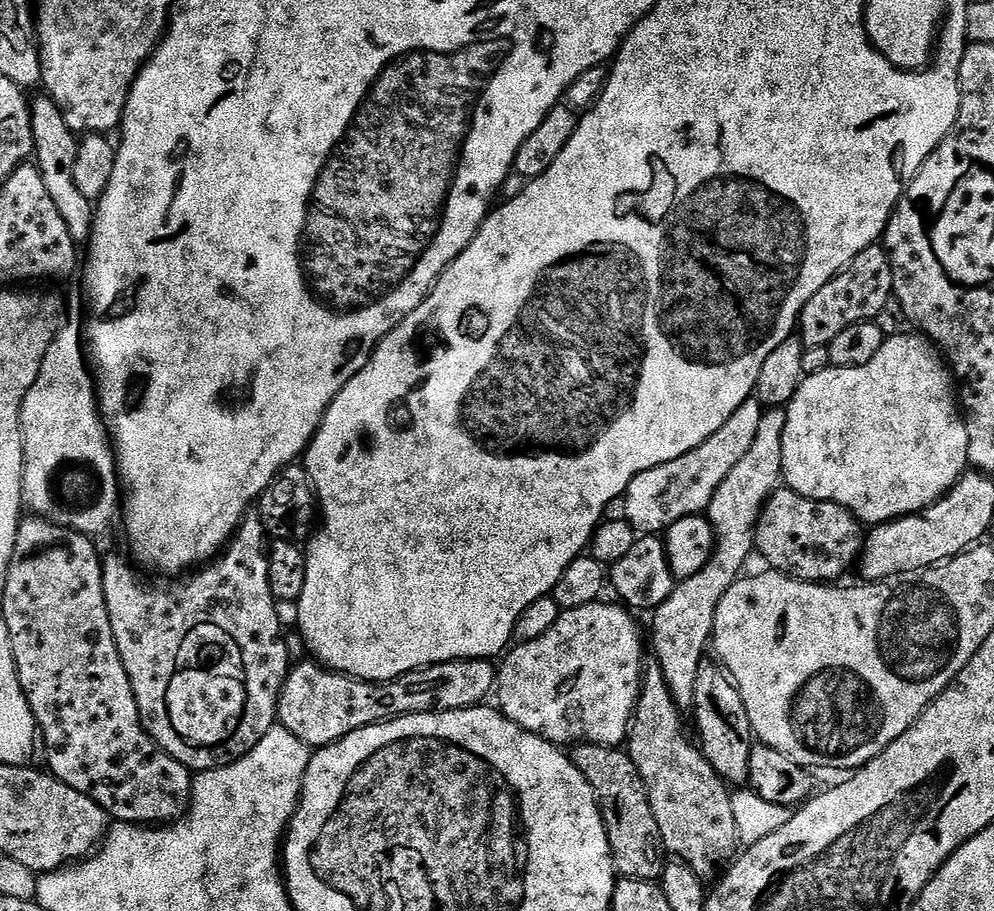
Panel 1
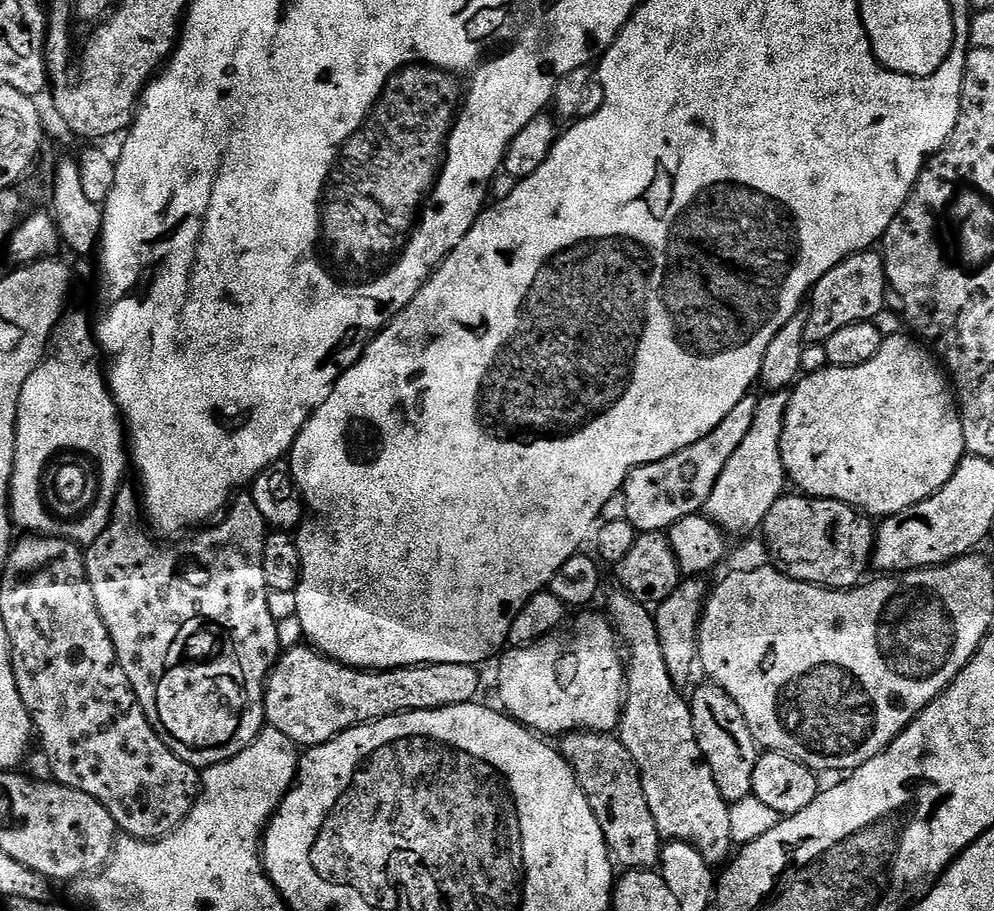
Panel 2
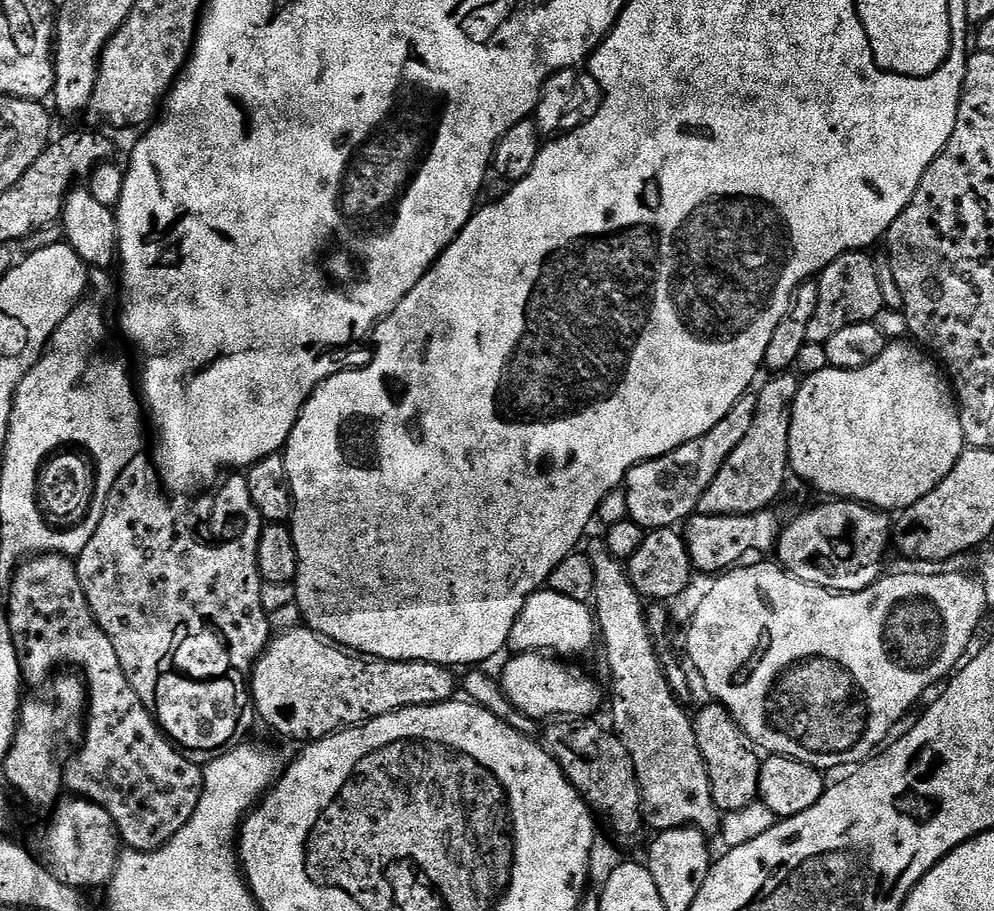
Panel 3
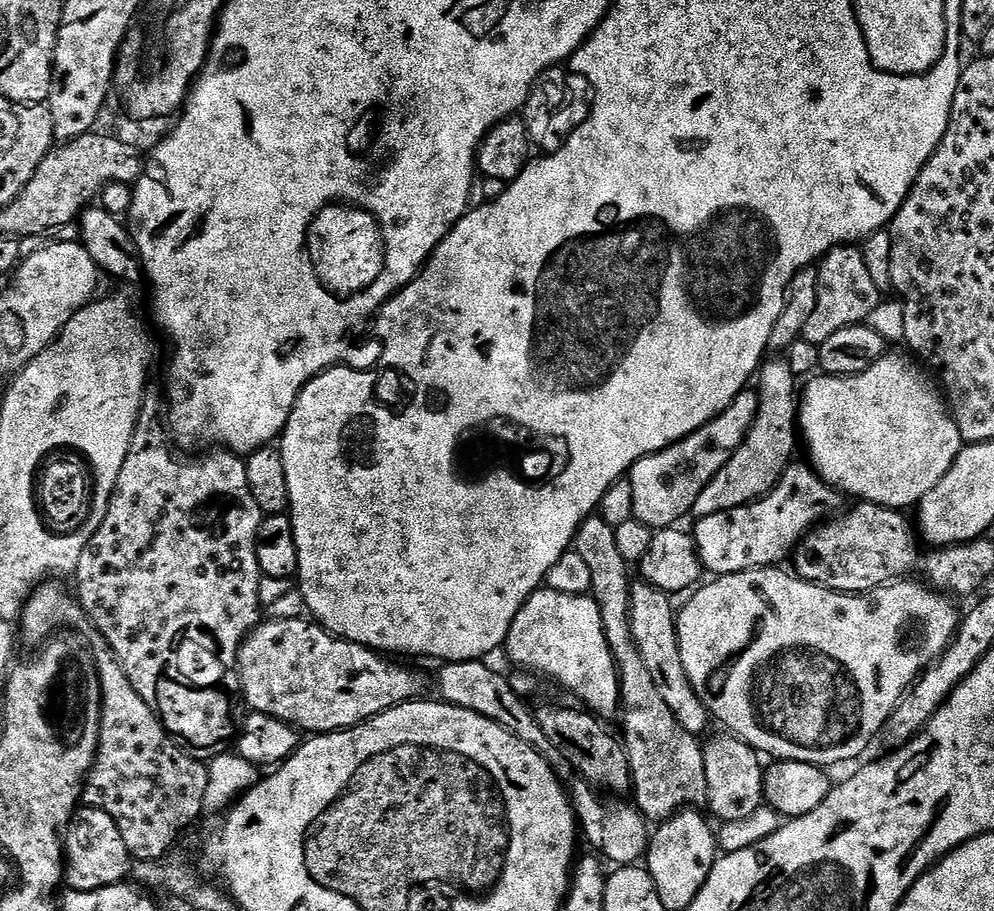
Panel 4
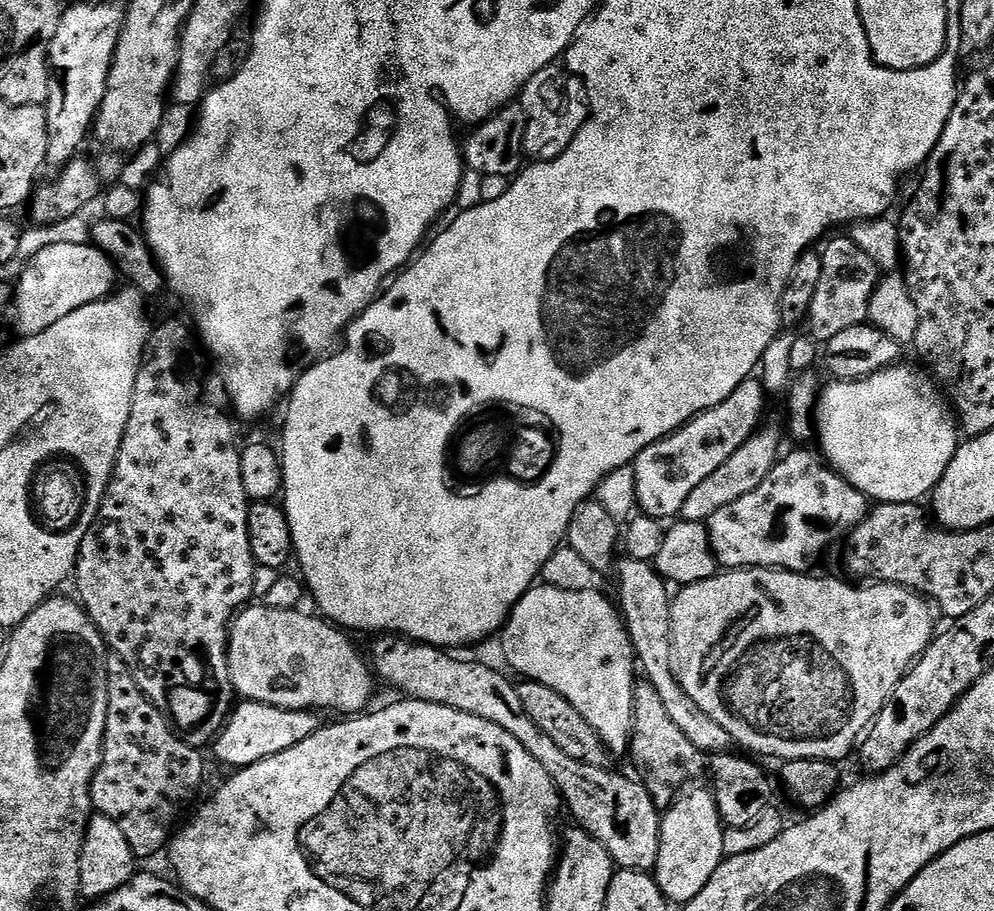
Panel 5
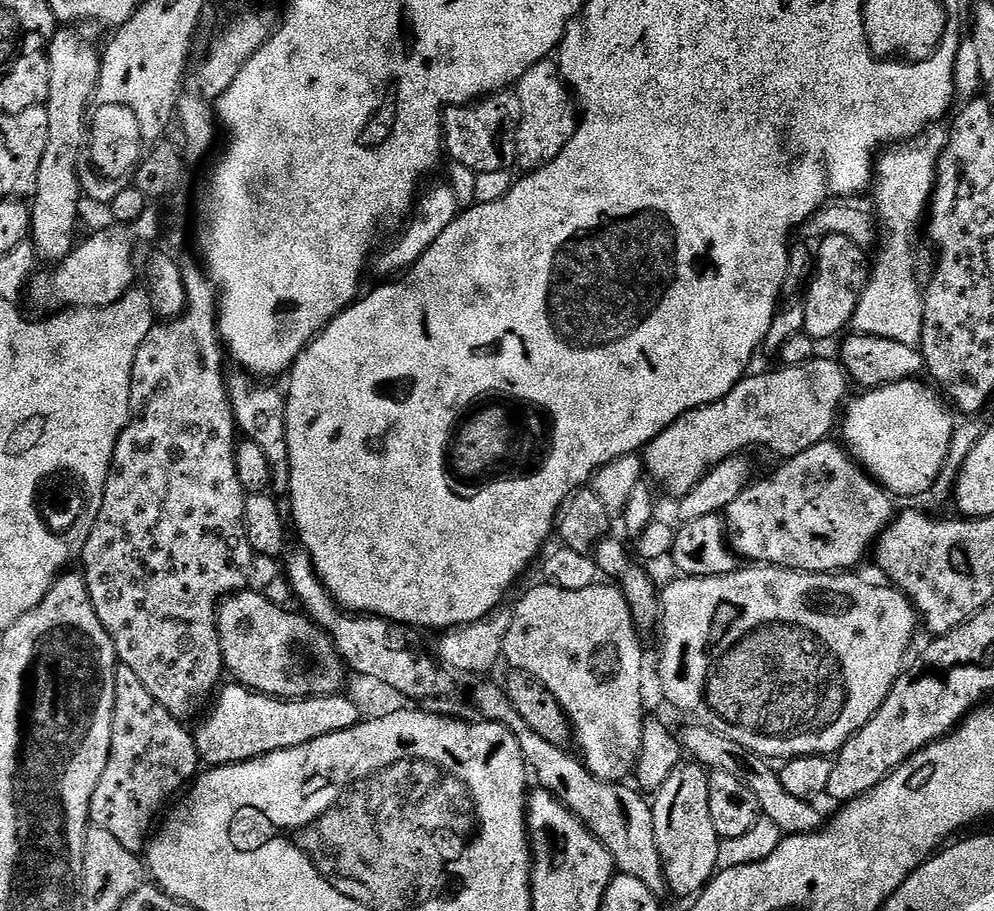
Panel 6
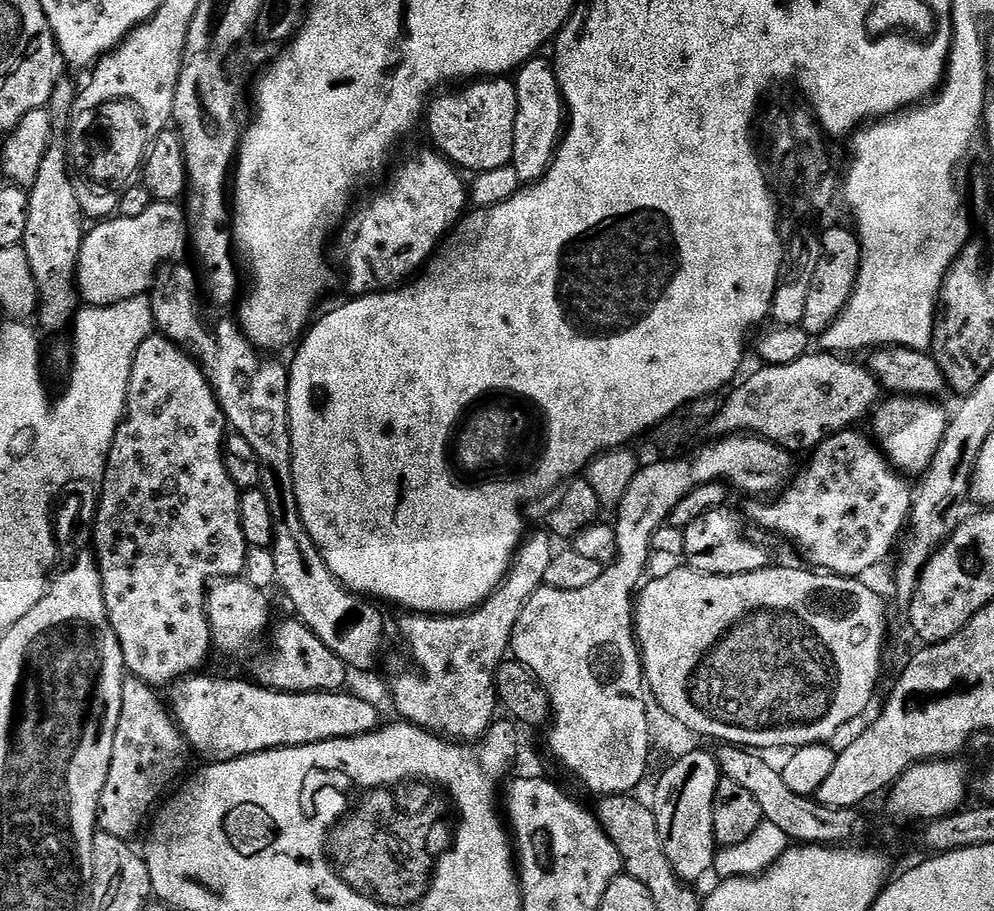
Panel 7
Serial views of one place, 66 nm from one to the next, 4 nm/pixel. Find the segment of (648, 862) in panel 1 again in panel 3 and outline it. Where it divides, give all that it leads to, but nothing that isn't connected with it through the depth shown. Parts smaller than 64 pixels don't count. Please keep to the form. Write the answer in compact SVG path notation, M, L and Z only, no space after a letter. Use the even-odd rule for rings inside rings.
M556 718L545 723L542 743L548 752L558 762L558 766L566 774L569 782L579 790L580 797L591 807L593 813L601 821L609 820L612 823L612 836L624 848L632 848L640 840L640 835L646 832L646 817L640 799L640 783L638 774L634 770L634 758L626 750L615 731L595 724L592 718Z

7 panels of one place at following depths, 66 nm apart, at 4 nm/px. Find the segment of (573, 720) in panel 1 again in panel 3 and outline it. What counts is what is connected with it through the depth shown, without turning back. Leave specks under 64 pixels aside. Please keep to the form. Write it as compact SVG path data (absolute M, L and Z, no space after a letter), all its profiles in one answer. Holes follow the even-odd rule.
M521 652L509 655L509 660L504 664L504 673L499 673L500 687L510 698L512 705L531 716L537 722L547 721L549 718L588 718L600 708L600 703L605 703L606 692L600 689L596 680L591 680L580 668L575 668L575 663L565 662L560 658L553 658L543 652Z

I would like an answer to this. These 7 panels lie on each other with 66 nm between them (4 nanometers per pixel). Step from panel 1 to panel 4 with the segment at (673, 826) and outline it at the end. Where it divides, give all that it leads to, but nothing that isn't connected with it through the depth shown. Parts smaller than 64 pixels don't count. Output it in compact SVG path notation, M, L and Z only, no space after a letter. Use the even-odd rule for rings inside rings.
M599 514L587 516L576 532L574 551L582 554L590 570L590 595L598 602L606 630L606 642L616 659L616 670L620 673L619 711L622 716L624 712L622 743L628 752L632 771L634 803L645 820L663 822L681 810L707 805L706 762L701 741L684 730L678 724L678 718L674 718L670 706L666 706L632 637L630 590L634 580L628 577L630 566L618 550L615 533L610 522L606 522Z

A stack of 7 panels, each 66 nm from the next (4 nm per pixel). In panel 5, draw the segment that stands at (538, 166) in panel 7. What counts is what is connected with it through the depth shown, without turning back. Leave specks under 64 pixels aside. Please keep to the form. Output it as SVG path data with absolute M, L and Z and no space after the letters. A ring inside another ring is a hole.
M553 66L538 70L530 82L526 82L524 91L518 97L518 103L526 114L526 138L524 154L529 161L553 160L558 158L574 142L578 130L588 120L588 105L579 87L568 85L570 76L563 67Z

